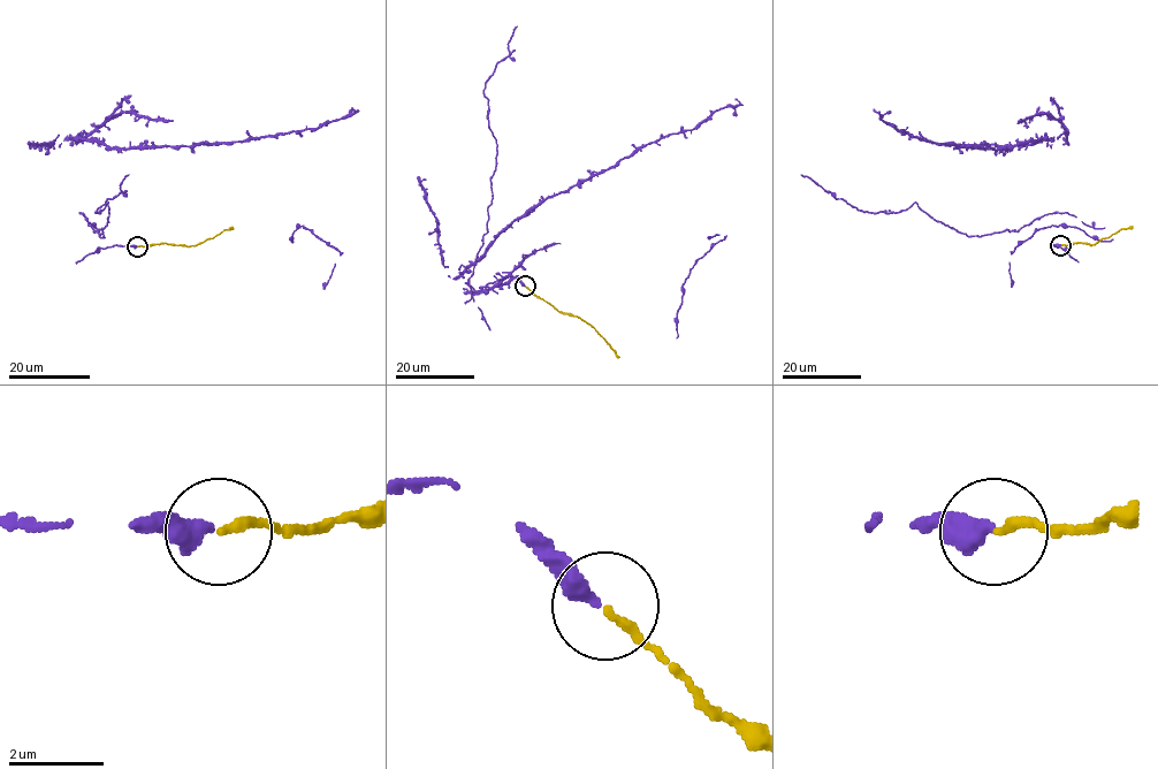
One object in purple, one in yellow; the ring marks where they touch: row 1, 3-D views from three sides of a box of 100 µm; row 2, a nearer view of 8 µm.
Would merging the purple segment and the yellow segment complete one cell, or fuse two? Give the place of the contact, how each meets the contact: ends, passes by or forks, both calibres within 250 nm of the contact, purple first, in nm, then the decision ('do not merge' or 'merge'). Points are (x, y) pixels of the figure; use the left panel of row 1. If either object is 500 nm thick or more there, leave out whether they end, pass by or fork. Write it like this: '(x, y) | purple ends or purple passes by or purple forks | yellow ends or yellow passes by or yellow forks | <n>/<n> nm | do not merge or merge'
(137, 246) | purple ends | yellow ends | 400/190 nm | merge

